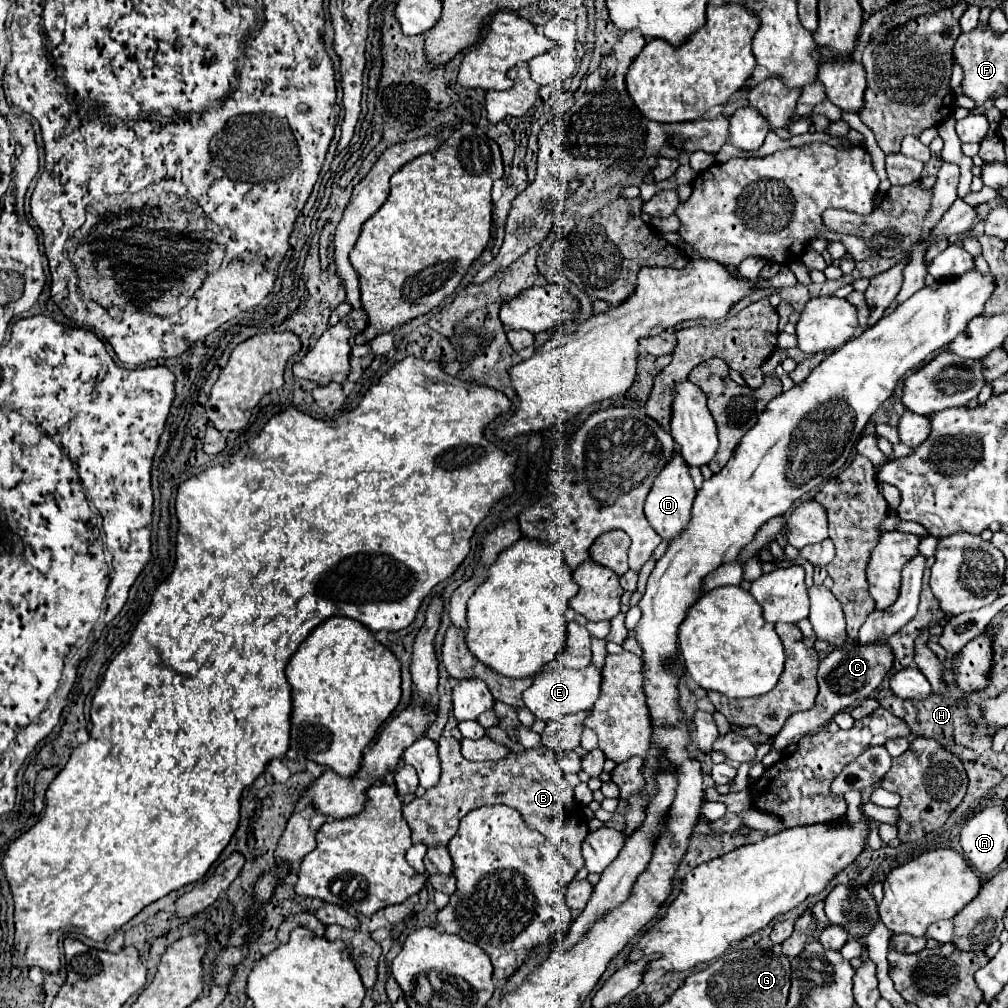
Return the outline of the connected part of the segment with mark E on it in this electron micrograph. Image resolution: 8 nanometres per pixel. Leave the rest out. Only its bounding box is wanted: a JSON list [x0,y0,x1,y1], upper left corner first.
[522,663,602,721]

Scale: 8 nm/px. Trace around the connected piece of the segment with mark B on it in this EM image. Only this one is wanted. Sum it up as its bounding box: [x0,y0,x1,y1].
[404,733,588,869]

